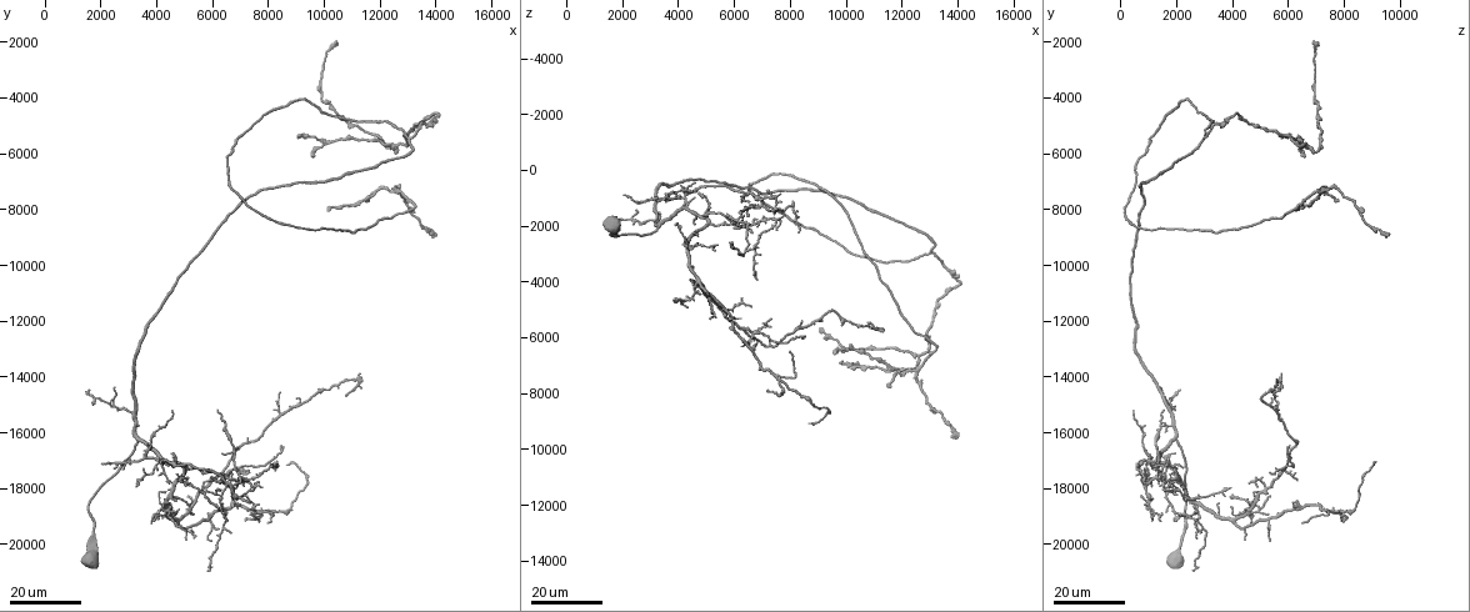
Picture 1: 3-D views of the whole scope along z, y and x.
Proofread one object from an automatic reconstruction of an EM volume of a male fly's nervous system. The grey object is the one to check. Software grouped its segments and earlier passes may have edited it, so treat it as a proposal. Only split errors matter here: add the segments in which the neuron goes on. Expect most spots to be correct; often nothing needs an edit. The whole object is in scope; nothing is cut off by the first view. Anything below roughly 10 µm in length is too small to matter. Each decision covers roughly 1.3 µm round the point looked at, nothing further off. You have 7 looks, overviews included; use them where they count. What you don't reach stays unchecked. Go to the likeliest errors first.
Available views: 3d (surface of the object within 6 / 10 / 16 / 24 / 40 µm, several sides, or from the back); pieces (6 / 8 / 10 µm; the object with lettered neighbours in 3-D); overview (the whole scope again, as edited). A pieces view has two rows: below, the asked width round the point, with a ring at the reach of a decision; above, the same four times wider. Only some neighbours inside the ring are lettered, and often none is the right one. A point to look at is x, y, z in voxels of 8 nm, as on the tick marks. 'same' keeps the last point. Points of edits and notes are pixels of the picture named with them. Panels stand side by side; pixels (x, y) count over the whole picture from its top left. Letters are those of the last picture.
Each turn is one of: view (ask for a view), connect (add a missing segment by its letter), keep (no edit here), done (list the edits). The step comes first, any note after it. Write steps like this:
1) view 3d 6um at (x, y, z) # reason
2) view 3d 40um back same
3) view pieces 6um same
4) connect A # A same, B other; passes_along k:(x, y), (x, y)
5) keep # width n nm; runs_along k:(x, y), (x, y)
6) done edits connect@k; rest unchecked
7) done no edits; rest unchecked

view 3d 24um at (7200, 19200, 8000) # an open end

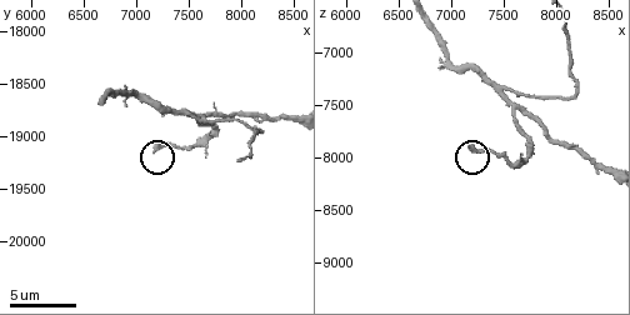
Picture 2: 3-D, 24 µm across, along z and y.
view pieces 8um at (7200, 19140, 7900)

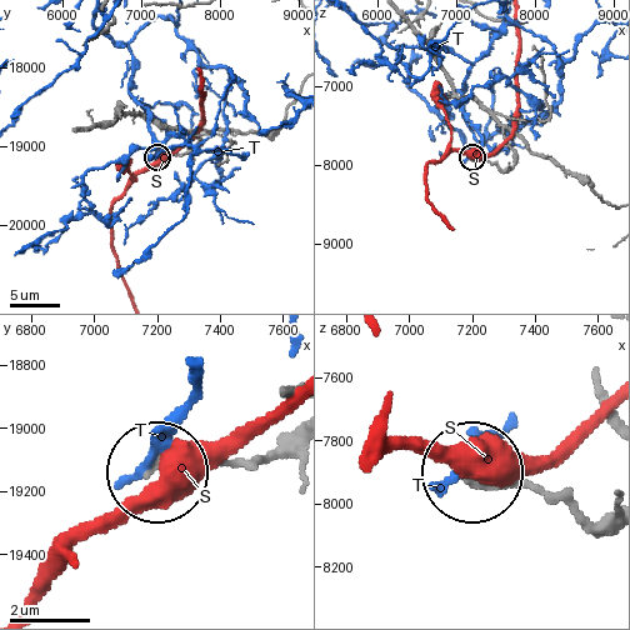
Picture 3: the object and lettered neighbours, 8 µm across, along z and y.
keep # S other, T other; no lettered segment goes on from it

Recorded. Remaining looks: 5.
view 3d 24um at (11600, 7800, 7800) # free end

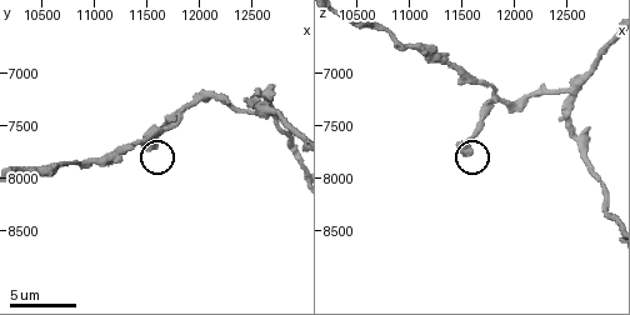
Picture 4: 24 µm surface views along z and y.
view pieces 6um at (11600, 7700, 7740)

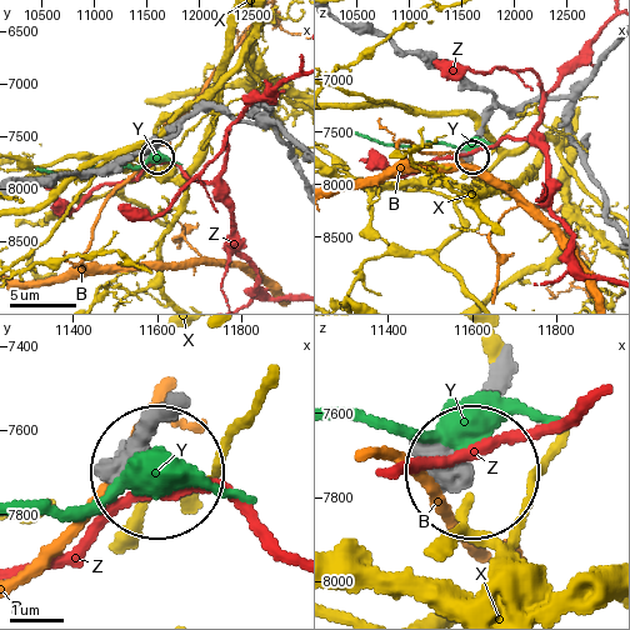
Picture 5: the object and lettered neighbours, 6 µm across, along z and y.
keep # width 490 nm; B other, X other, Y other, Z other; none of them fits

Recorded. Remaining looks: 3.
view 3d 24um at (9100, 5300, 5600)

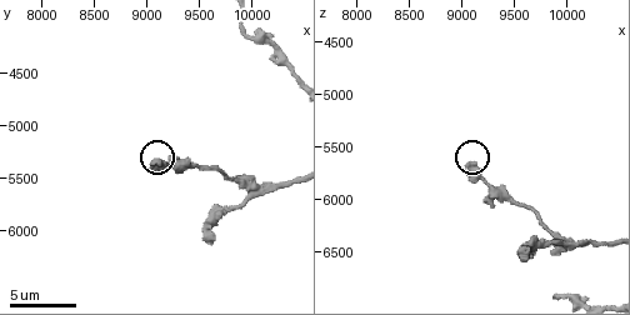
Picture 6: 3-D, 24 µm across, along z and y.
view pieces 10um at (9040, 5360, 5700) # what lies round it

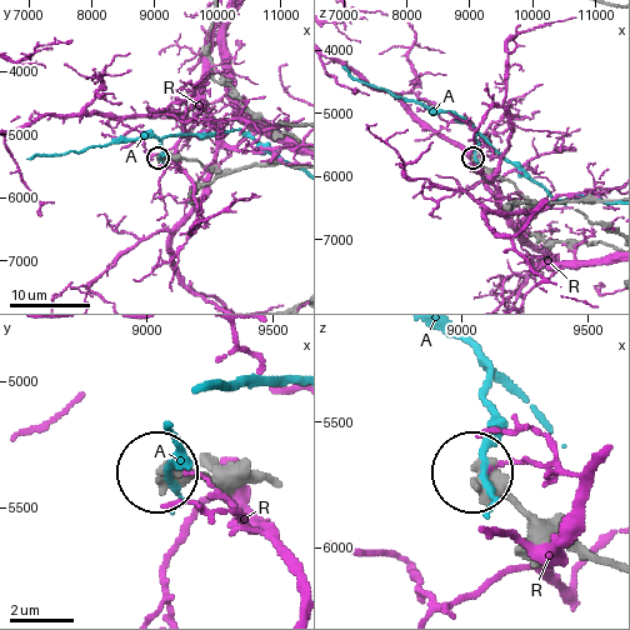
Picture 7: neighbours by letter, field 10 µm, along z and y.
keep # A other, R other; runs_along 7:(255, 480), (160, 474); no lettered segment goes on from it

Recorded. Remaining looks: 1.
done no edits; rest unchecked

